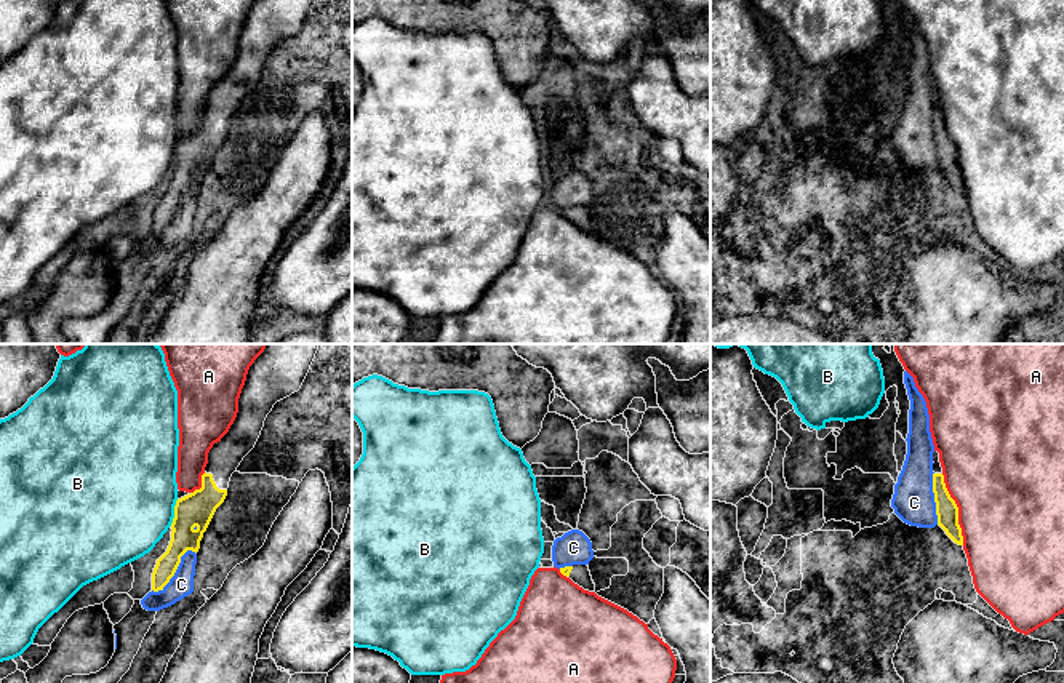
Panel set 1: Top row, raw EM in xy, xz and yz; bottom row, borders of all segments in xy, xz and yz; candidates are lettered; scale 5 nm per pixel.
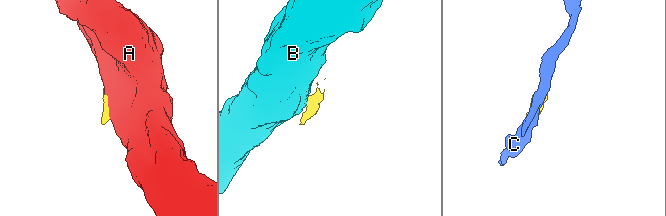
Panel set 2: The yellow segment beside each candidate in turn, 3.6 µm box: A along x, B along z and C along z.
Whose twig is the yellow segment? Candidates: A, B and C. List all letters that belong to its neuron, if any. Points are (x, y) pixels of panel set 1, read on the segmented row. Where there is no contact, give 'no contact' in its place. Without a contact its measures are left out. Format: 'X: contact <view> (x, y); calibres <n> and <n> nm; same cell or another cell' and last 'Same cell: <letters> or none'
A: contact yz (957, 509); calibres 110 and 500 nm; another cell
B: contact xy (175, 512); calibres 170 and 480 nm; another cell
C: contact xy (176, 568); calibres 130 and 120 nm; another cell
Same cell: none

